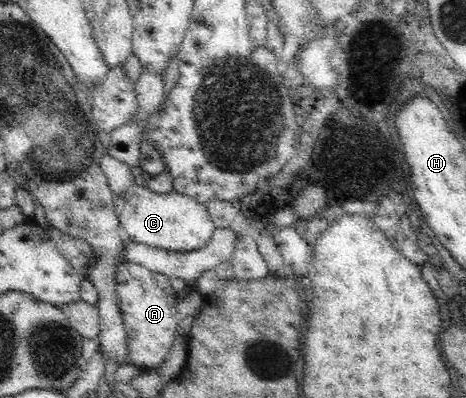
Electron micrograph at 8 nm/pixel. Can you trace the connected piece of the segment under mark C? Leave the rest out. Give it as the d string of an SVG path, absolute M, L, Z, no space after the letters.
M134 184L124 193L124 198L126 202L119 221L125 230L124 237L131 241L171 252L187 252L205 246L214 236L216 226L206 205L182 193L155 194L146 187Z

